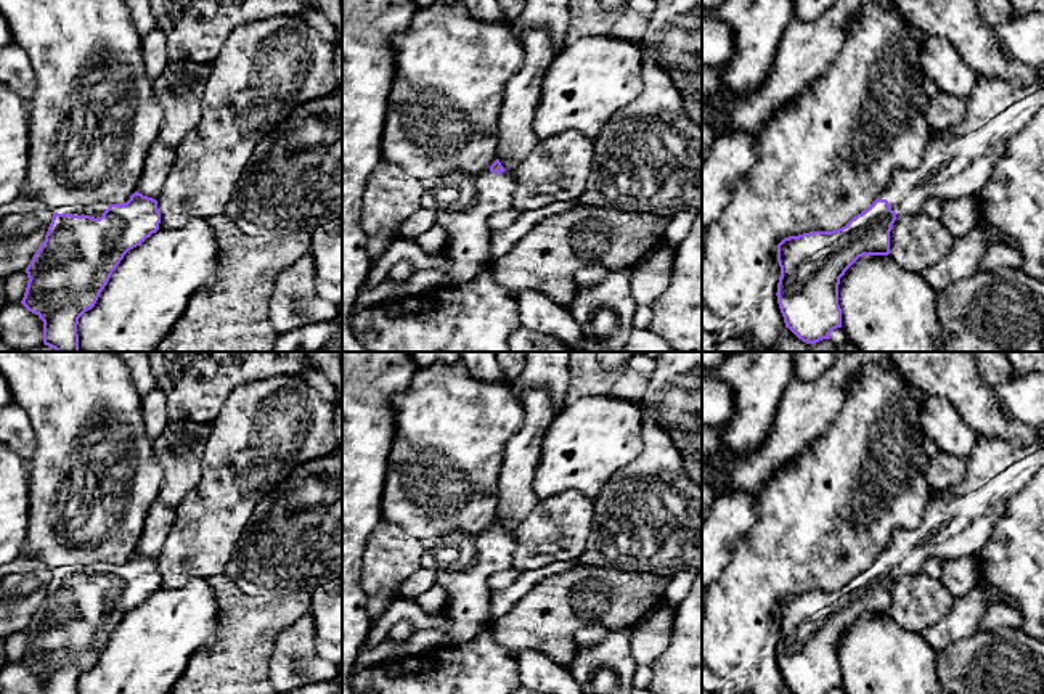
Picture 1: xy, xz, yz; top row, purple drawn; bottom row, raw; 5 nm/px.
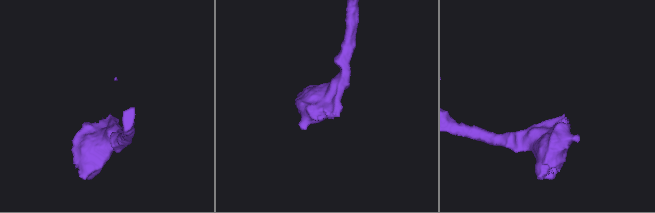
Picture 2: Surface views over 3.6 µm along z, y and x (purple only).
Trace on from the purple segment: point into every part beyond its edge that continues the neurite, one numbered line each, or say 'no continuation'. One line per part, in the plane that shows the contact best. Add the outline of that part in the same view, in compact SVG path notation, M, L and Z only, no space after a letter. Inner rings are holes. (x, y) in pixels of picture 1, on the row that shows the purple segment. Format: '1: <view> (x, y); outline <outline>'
1: xy (95, 209); outline M95 201L93 204L90 204L84 210L75 210L75 212L67 212L67 214L72 214L72 215L92 215L95 218L100 218L108 207L109 207L108 201Z

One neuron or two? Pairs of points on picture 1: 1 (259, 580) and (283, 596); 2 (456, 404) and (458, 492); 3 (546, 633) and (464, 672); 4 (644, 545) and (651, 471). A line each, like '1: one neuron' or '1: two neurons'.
1: two neurons
2: one neuron
3: two neurons
4: one neuron

